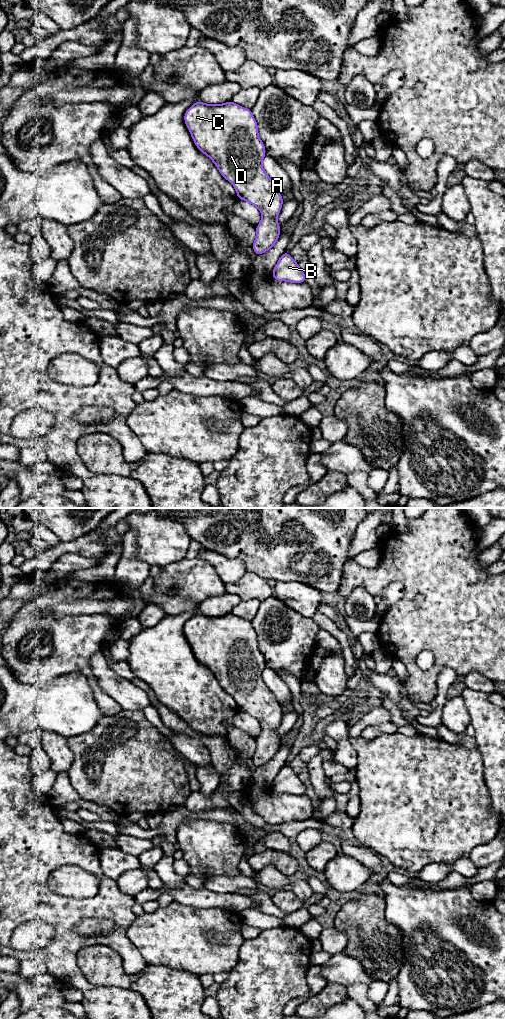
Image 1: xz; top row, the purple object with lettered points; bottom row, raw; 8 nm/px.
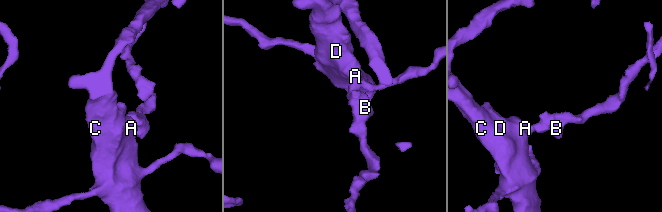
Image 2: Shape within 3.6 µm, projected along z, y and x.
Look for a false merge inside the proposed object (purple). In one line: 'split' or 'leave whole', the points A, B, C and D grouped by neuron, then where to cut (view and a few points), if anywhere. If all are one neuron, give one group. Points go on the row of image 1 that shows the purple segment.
leave whole | A B C D | no cut

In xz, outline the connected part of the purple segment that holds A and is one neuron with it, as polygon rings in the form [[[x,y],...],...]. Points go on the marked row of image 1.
[[[197,100],[186,110],[183,119],[198,150],[209,157],[220,174],[234,186],[238,199],[253,204],[261,212],[262,219],[255,226],[252,248],[256,255],[267,252],[279,240],[281,225],[277,216],[284,202],[274,181],[262,167],[266,148],[259,138],[252,110],[232,100],[224,104],[206,104]]]

